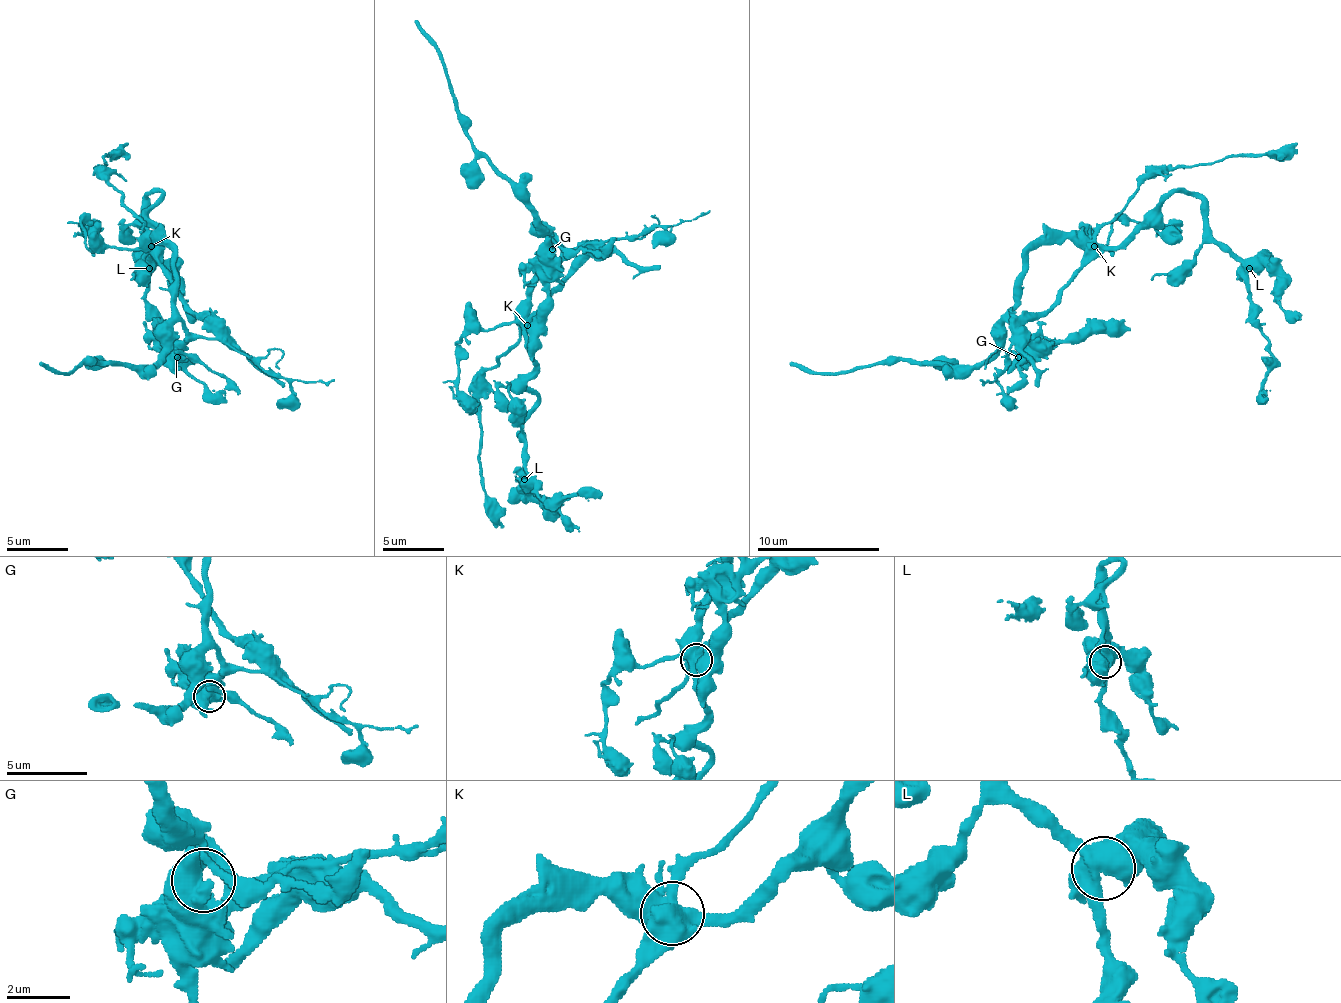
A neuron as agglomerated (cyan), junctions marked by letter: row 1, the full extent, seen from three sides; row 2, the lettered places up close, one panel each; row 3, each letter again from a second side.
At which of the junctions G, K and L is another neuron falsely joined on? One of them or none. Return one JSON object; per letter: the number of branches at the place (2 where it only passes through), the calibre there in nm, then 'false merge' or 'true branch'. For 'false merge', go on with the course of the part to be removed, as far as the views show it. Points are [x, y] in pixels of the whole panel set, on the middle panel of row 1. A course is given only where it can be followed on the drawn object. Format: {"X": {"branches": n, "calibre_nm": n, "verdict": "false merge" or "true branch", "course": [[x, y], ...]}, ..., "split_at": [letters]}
{"G": {"branches": 4, "calibre_nm": 600, "verdict": "true branch"}, "K": {"branches": 6, "calibre_nm": 650, "verdict": "false merge", "course": [[527, 326], [484, 375], [481, 458], [484, 510], [503, 529]]}, "L": {"branches": 5, "calibre_nm": 600, "verdict": "true branch"}, "split_at": ["K"]}

